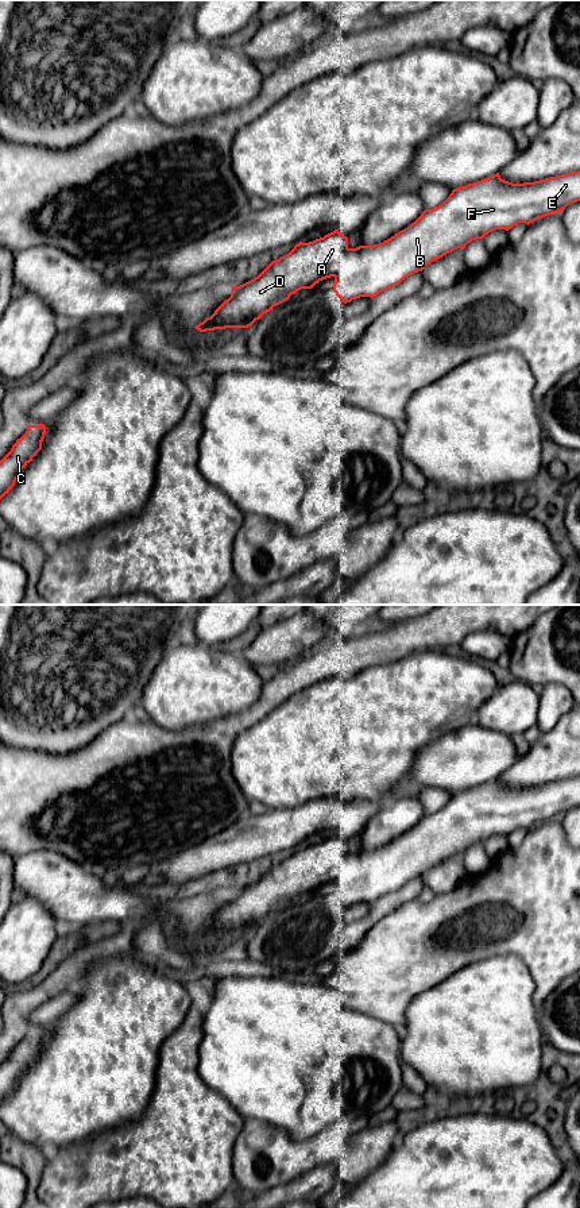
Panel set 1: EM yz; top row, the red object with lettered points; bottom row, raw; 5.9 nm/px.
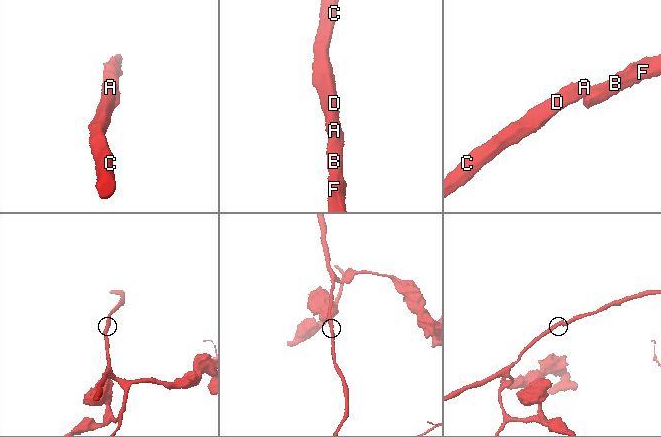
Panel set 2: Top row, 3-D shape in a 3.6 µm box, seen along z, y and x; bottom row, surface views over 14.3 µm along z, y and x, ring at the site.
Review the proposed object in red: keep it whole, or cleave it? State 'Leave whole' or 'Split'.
Leave whole

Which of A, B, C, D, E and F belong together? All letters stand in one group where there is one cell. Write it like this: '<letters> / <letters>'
A B C D E F

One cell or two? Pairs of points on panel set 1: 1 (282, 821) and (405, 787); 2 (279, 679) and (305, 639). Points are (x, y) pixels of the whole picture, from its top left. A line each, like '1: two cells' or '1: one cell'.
1: one cell
2: two cells

